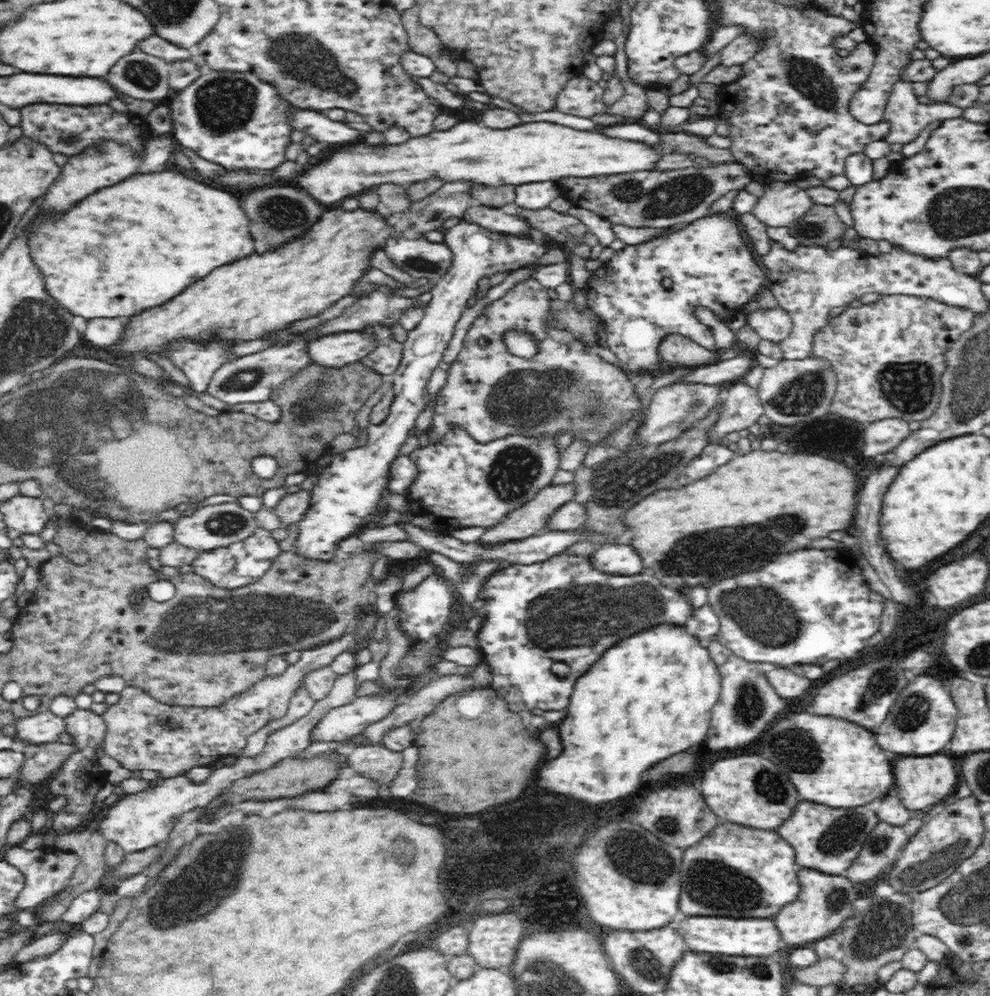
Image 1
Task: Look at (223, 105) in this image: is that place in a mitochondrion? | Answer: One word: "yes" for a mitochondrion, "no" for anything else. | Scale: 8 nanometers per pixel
yes

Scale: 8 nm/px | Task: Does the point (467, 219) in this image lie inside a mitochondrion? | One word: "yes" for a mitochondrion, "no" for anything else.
no

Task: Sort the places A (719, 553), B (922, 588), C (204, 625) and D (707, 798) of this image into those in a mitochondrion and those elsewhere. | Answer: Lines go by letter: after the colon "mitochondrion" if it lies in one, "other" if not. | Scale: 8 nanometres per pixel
A: mitochondrion
B: other
C: mitochondrion
D: other

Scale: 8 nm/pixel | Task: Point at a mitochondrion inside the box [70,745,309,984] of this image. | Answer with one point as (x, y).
(192, 892)

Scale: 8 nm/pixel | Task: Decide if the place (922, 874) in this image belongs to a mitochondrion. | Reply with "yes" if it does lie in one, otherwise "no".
yes

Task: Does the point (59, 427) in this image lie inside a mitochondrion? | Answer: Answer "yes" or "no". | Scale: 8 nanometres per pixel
yes

